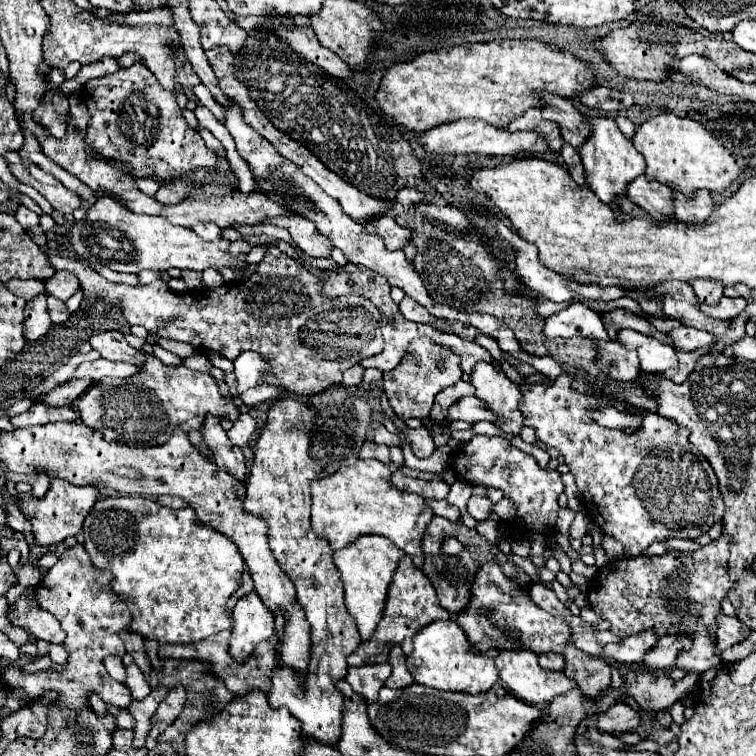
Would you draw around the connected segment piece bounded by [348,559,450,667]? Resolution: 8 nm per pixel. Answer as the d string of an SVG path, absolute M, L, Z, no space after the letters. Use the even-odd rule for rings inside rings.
M408 559L402 561L394 573L392 585L388 589L388 601L386 601L386 609L384 609L384 617L378 623L378 629L372 637L370 643L362 643L360 649L356 653L352 653L348 657L348 665L352 667L360 667L364 663L384 663L388 659L386 649L392 645L401 645L404 642L404 653L410 655L412 653L412 637L426 625L438 621L438 619L448 619L450 613L446 609L442 609L438 605L438 597L436 591L432 587L432 583L428 581L428 577L424 577L424 573L420 569L416 569ZM384 645L384 651L380 651L380 647ZM372 647L372 649L368 649ZM368 651L368 653L364 653Z

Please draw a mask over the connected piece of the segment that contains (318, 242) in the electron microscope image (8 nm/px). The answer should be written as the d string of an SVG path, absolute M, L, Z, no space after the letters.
M276 217L272 219L272 223L276 223L278 227L284 227L290 231L292 239L296 241L296 245L310 257L330 257L332 253L332 245L326 237L322 237L318 233L318 229L314 229L314 223L304 219L304 217Z

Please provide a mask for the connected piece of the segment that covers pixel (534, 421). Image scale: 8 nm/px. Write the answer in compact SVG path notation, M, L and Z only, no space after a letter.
M562 375L554 385L536 383L536 385L520 385L520 413L524 415L524 425L536 429L536 437L556 447L570 473L576 479L576 487L580 491L582 503L590 515L590 519L608 535L618 539L624 545L626 557L640 557L654 541L664 539L698 539L704 531L708 531L716 521L720 521L724 513L724 501L718 493L718 481L710 463L690 445L686 427L680 427L676 421L660 417L658 413L646 411L642 417L642 429L632 435L626 435L620 429L604 429L588 417L590 407L594 409L600 401L596 397L582 395L570 387L570 377Z

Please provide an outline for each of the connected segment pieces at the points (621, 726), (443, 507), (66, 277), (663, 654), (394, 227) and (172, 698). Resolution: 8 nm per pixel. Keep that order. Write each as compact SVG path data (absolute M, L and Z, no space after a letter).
M625 702L612 705L606 713L596 715L596 729L600 733L624 733L640 725L640 715L632 711Z
M430 499L430 501L426 501L426 503L428 503L428 505L434 509L434 513L440 515L440 517L446 517L446 519L450 519L450 521L458 521L458 519L460 519L460 509L454 507L454 505L450 505L446 499L442 499L442 501Z
M56 271L56 273L46 281L46 291L48 291L48 295L54 295L54 297L58 297L58 299L62 299L62 301L70 299L70 297L76 293L78 287L80 287L80 283L78 283L78 279L76 279L70 271Z
M664 635L658 639L656 647L646 655L644 663L654 671L674 667L678 653L682 653L690 647L692 647L692 639L688 639L684 635Z
M381 216L376 220L376 235L380 236L391 251L402 249L410 240L411 231L396 223L396 216Z
M182 685L174 687L158 705L154 717L152 717L152 729L148 733L148 739L146 739L146 749L152 749L156 745L156 739L158 735L176 721L178 713L182 711L182 705L186 701L186 691L182 689Z

